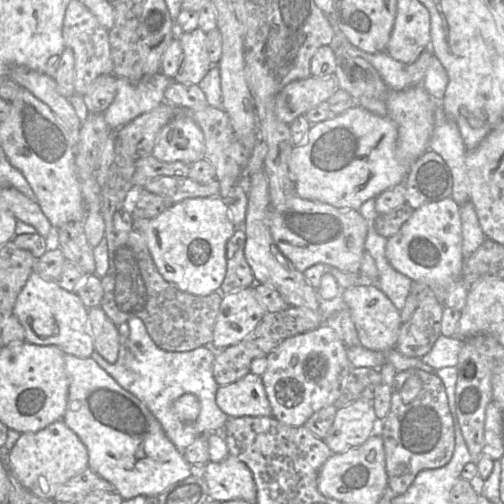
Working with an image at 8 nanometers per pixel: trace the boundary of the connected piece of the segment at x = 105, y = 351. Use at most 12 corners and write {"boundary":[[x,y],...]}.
{"boundary":[[99,306],[87,309],[94,350],[118,360],[117,325]]}

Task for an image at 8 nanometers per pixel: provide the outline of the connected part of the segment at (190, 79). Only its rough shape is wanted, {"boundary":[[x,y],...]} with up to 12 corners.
{"boundary":[[180,33],[183,61],[173,81],[198,85],[212,65],[206,33]]}

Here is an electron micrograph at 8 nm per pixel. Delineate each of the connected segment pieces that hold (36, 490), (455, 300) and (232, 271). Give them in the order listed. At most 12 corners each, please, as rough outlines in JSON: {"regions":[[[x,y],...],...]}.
{"regions":[[[62,420],[21,434],[7,455],[26,489],[53,499],[87,468]],[[461,206],[415,209],[386,258],[461,311]],[[238,228],[227,242],[223,294],[256,283],[245,258],[245,231]]]}

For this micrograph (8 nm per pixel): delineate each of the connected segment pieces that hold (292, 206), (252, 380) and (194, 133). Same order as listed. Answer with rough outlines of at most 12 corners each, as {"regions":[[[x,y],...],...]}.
{"regions":[[[296,195],[270,207],[279,251],[301,272],[360,272],[367,222]],[[261,376],[219,386],[230,418],[272,416]],[[179,115],[159,131],[151,155],[188,164],[204,159],[203,131]]]}

